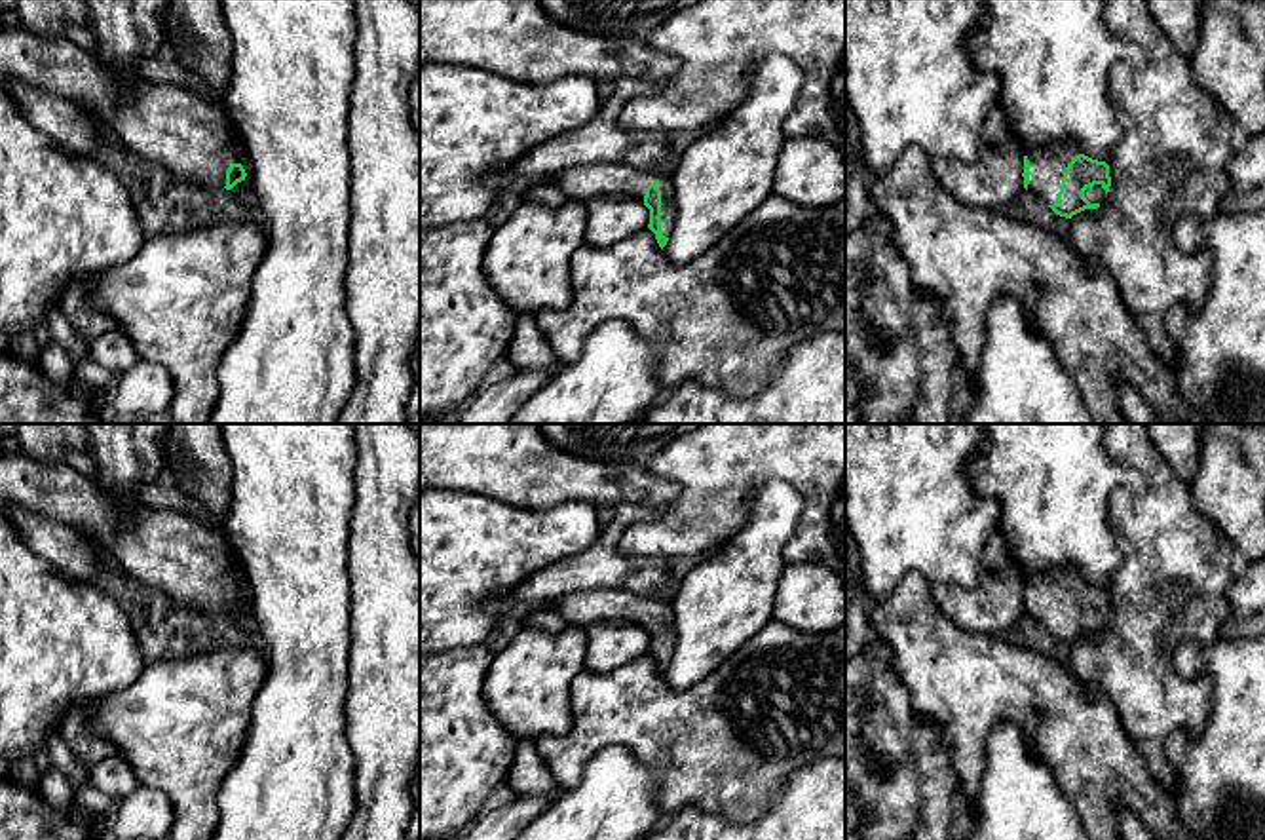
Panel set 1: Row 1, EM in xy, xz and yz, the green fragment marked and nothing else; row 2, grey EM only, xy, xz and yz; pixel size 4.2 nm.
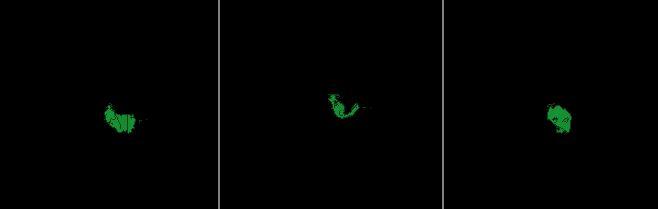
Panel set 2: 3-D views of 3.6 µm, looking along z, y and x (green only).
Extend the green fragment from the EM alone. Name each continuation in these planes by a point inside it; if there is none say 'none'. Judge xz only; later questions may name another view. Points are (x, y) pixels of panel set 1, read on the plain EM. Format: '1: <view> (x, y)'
1: xz (587, 607)

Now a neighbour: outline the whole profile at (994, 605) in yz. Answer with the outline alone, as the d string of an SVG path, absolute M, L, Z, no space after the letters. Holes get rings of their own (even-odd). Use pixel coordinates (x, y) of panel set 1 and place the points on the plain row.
M999 528L986 544L974 587L931 583L931 591L946 618L965 631L997 635L1026 616L1024 580Z

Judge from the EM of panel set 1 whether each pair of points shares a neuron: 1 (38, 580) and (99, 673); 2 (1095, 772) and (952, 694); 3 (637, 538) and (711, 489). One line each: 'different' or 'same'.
1: same
2: same
3: same

